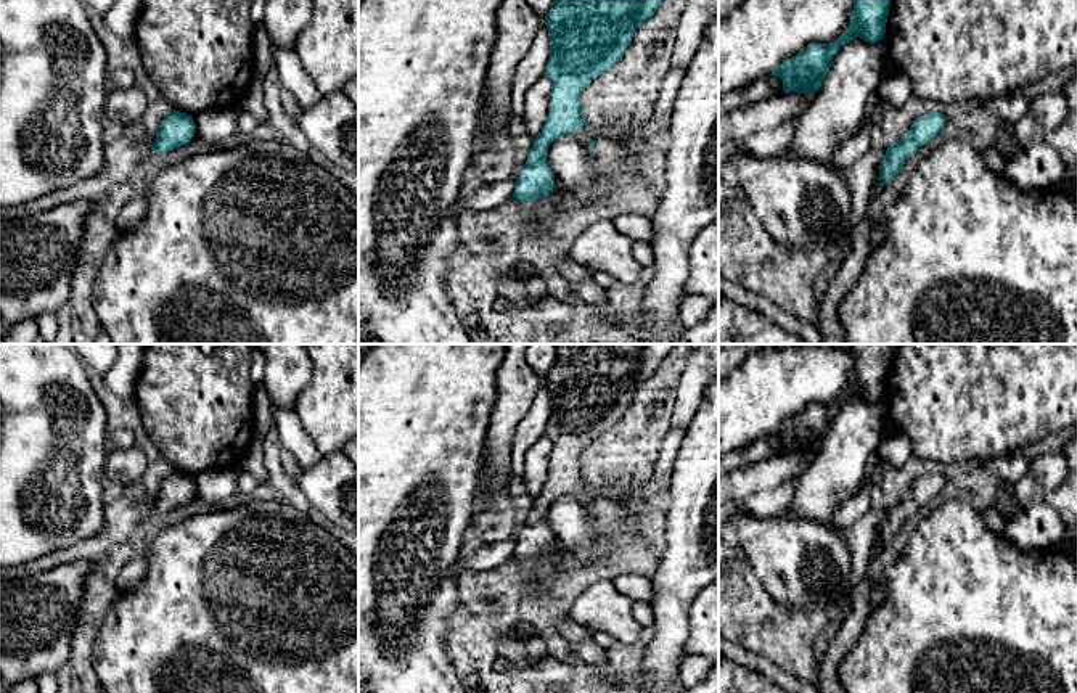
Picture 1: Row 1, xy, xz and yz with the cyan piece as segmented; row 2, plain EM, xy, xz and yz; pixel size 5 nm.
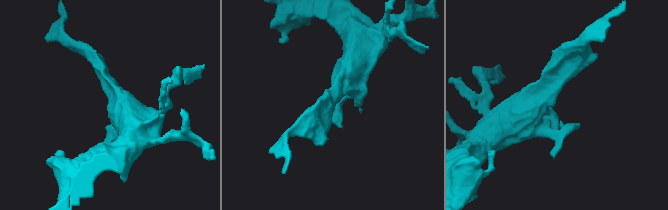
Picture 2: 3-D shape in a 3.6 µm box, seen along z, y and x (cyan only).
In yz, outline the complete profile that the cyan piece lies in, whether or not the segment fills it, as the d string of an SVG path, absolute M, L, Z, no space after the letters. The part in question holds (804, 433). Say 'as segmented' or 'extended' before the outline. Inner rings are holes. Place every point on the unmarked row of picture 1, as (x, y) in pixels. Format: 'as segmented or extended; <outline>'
as segmented; M829 344L854 357L850 383L833 404L809 404L801 413L784 420L770 436L783 441L784 453L815 455L829 433L833 416L854 397L874 404L886 394L892 352L897 344Z

